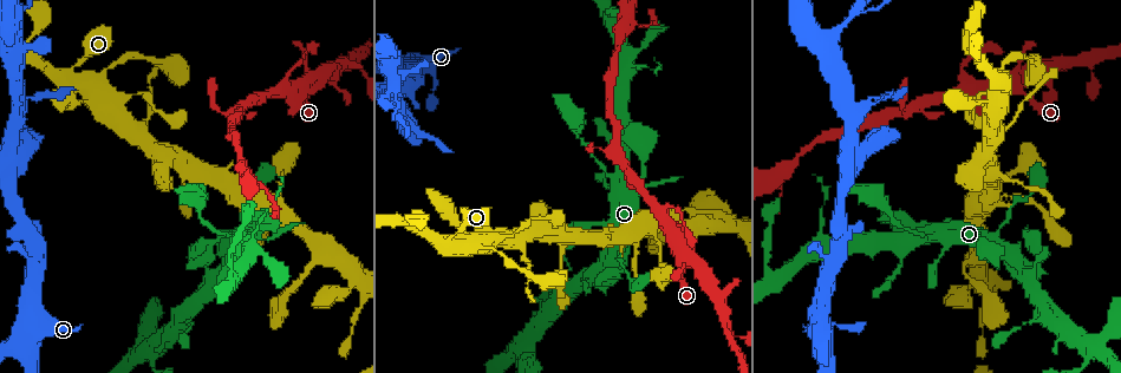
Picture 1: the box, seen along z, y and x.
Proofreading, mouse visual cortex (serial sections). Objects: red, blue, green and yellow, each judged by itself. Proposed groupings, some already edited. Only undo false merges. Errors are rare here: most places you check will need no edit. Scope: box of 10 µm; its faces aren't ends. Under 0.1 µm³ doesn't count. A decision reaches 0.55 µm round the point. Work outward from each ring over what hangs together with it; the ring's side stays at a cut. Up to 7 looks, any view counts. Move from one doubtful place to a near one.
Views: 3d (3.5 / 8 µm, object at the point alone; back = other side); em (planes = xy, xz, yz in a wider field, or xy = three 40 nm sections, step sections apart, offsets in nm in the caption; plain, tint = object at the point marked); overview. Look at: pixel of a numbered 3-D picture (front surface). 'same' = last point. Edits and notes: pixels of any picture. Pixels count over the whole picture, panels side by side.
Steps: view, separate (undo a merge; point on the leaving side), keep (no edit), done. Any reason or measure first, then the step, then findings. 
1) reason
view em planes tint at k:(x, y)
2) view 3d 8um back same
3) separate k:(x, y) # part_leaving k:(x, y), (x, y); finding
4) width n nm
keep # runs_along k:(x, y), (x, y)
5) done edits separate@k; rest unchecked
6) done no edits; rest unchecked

sudden change in width
view 3d 3.5um back at 1:(929, 240)

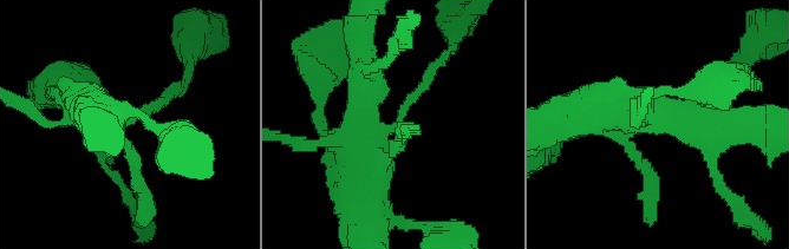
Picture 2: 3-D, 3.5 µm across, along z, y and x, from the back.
shape alone is not enough
view em planes tint at 2:(391, 127)

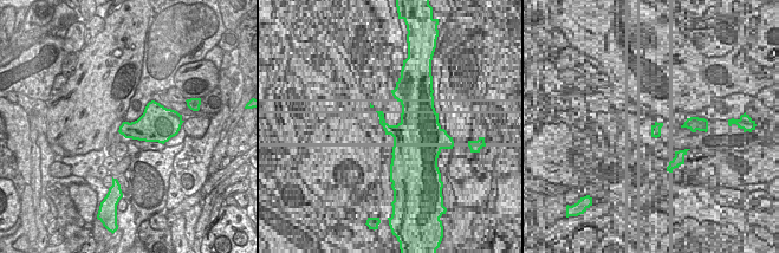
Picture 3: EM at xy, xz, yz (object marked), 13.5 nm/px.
view em xy step 3 tint same

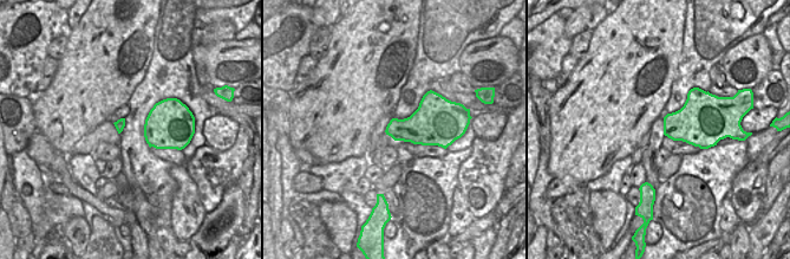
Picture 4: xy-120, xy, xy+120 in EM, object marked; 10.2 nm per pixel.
keep # one cell here

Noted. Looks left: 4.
sharp bend
view 3d 3.5um at 1:(997, 75)

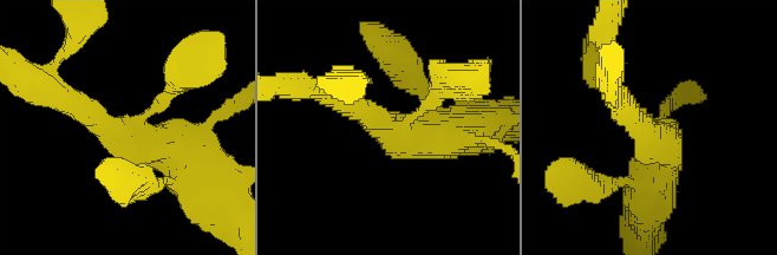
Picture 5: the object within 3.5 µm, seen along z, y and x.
arms 3
keep # runs_along 5:(436, 97), (403, 133), (324, 91); continuous, no second cell

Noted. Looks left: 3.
a fork
view 3d 3.5um at 1:(29, 351)

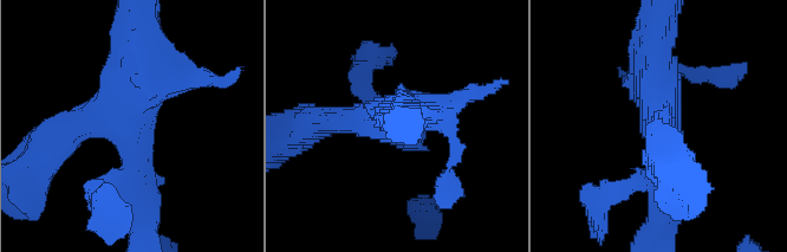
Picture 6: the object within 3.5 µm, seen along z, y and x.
arms 3; arm_widths 250, 250, 250 nm
view em xy step 2 plain at 6:(128, 126)

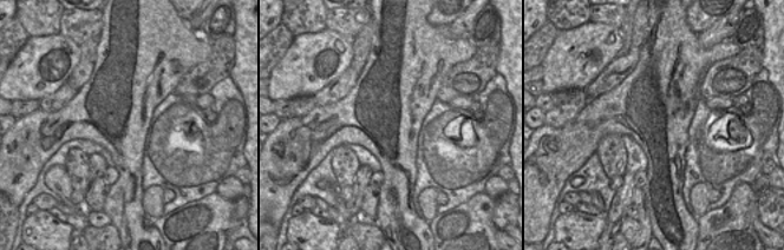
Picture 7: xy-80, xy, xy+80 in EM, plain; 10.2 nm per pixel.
with the object marked
view em xy step 2 tint same

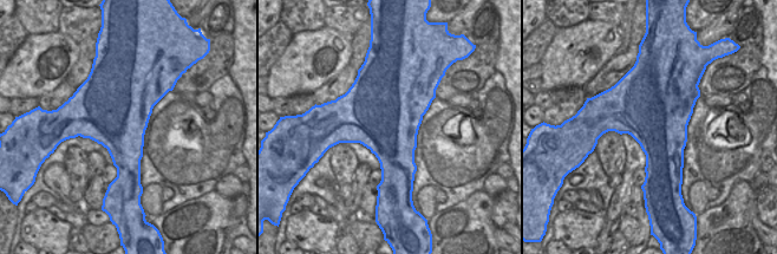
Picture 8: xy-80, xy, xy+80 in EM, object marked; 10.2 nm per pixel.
keep # runs_along 6:(181, 84), (137, 84), (116, 107), (119, 168); all the same cell

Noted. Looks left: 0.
done no edits; rest unchecked

